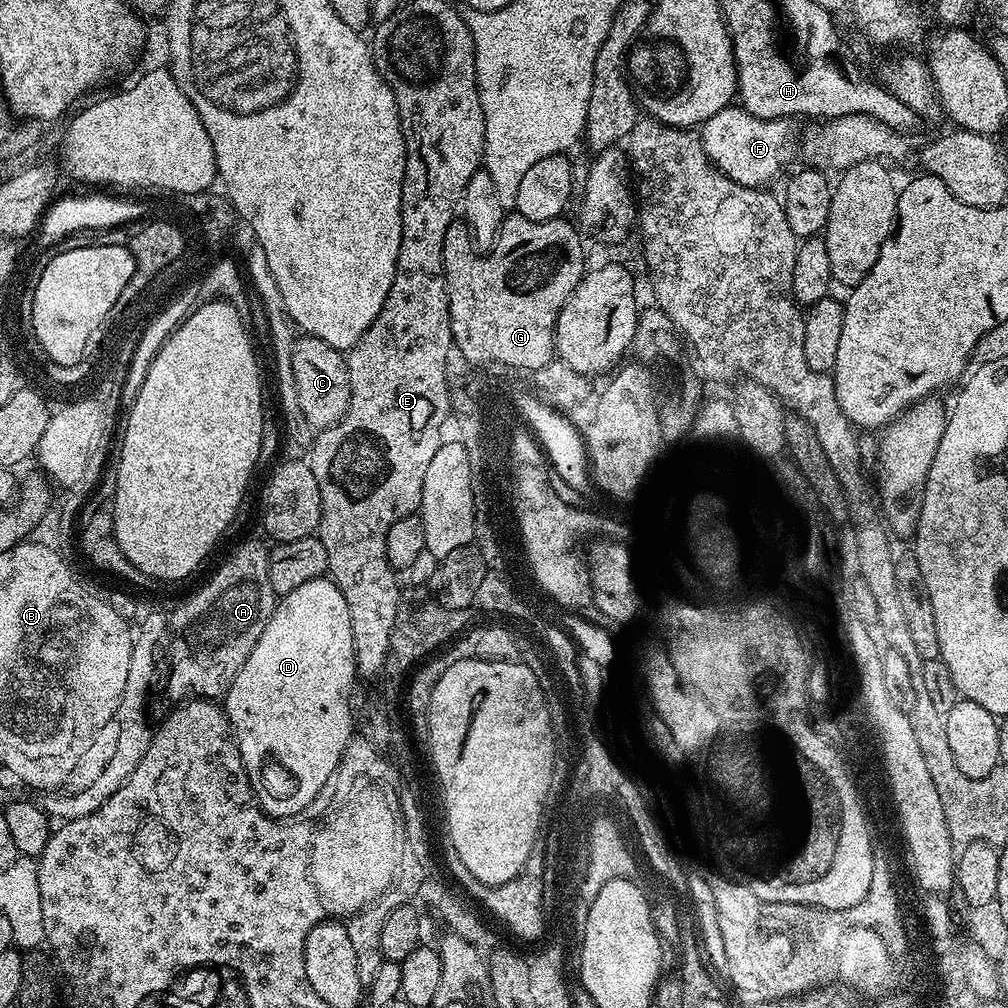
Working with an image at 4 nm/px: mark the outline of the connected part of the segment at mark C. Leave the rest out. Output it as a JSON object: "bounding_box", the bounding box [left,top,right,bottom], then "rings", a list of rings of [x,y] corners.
{"bounding_box":[291,334,349,430],"rings":[[[306,334],[297,339],[291,365],[294,366],[296,404],[301,419],[314,430],[337,424],[349,406],[348,363],[345,355],[321,339]]]}

